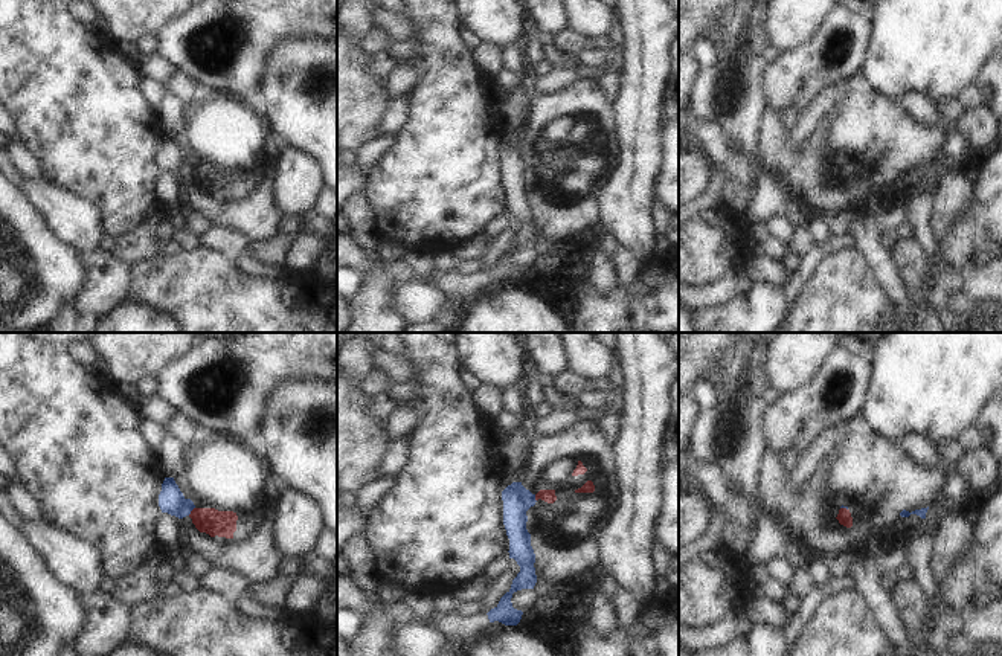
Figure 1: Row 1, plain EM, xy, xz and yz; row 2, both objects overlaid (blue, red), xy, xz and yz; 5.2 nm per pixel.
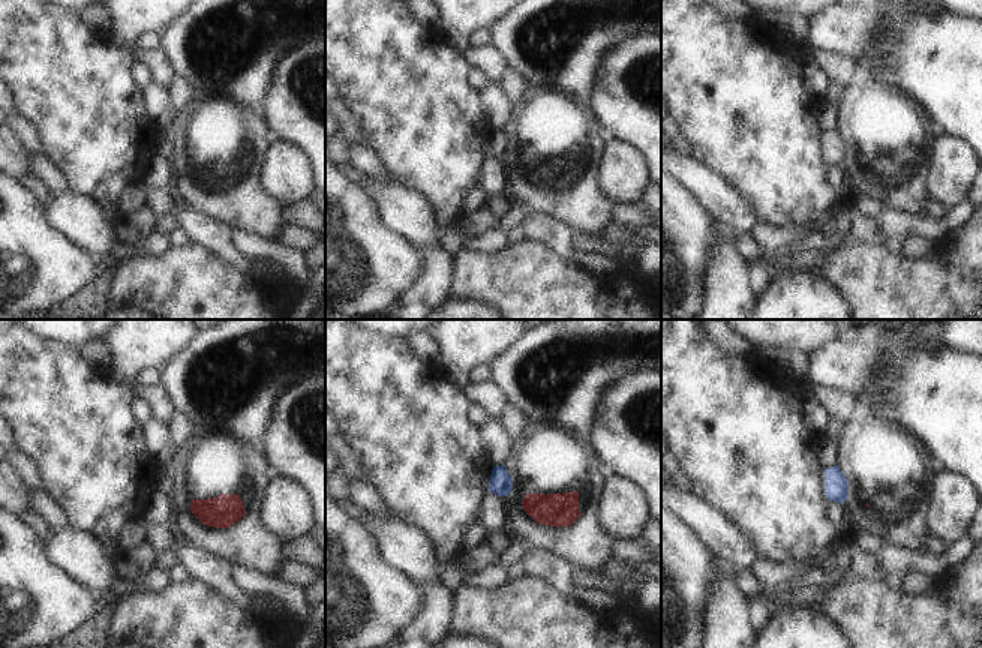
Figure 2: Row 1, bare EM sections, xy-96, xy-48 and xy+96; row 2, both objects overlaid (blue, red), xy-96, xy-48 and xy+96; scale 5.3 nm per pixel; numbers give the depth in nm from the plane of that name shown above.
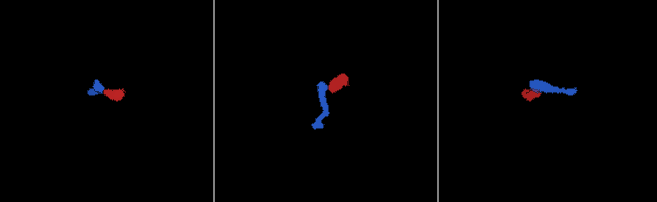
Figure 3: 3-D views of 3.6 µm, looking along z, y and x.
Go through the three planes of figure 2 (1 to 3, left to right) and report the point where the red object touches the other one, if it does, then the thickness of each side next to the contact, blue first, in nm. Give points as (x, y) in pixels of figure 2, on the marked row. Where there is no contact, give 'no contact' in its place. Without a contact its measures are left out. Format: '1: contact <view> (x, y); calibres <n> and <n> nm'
1: no contact
2: no contact
3: no contact

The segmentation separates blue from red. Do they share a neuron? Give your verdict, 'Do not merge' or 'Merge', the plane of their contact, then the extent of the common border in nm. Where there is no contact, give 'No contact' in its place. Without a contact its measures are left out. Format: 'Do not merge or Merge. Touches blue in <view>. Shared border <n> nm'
Do not merge. Touches blue in xy. Shared border 60 nm.

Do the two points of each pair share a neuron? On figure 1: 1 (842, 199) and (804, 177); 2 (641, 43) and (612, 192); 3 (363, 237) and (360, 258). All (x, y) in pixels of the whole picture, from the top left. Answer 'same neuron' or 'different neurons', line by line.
1: same neuron
2: same neuron
3: different neurons

